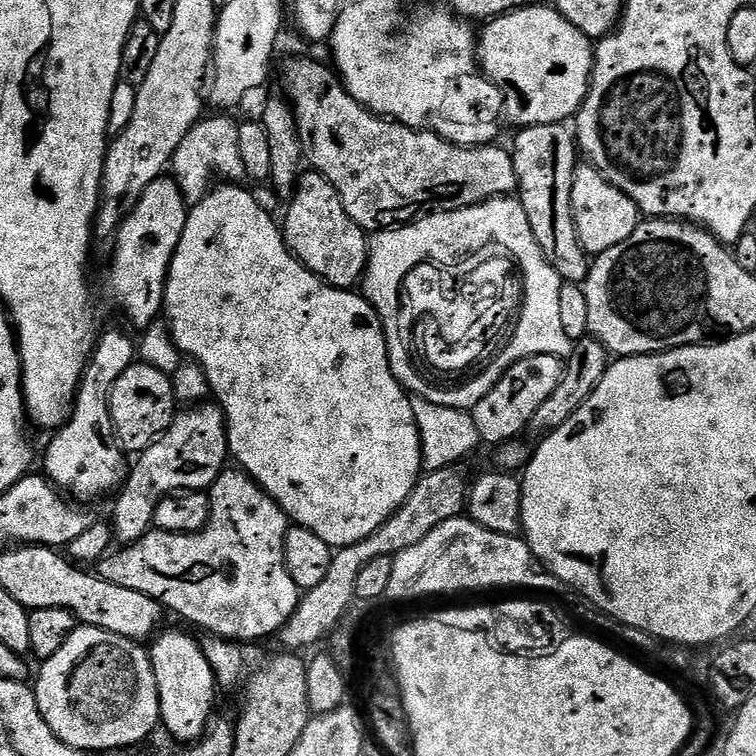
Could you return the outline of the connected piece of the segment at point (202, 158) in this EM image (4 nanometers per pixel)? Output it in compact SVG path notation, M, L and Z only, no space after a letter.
M216 114L213 120L209 118L201 119L200 123L193 126L186 138L176 151L174 161L174 179L178 187L182 190L185 202L189 206L202 202L202 198L207 192L211 192L214 187L212 179L221 176L224 182L240 182L245 179L246 173L242 166L242 150L238 150L238 130L240 124L232 121L228 114Z

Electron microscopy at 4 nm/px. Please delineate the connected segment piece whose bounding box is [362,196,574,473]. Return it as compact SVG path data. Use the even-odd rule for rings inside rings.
M499 196L482 202L478 206L459 208L453 212L425 214L415 222L393 226L371 237L368 246L368 267L365 268L362 277L362 295L364 299L372 303L372 308L378 314L384 327L392 372L412 395L414 422L418 422L425 473L442 470L446 462L464 460L476 447L481 447L482 441L478 434L478 426L474 426L474 418L468 410L475 408L478 402L482 402L482 398L486 398L486 394L490 394L492 387L503 378L510 366L514 366L522 358L530 358L538 354L561 358L572 355L574 342L566 338L566 330L562 330L562 309L558 307L561 283L560 275L552 269L550 262L542 254L534 238L534 230L530 230L530 218L526 218L526 210L516 198Z

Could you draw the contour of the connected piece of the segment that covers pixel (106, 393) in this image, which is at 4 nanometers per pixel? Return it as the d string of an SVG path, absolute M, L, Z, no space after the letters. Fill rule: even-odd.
M112 328L109 332L101 331L96 341L96 347L92 358L84 369L84 379L80 381L80 391L76 394L76 410L72 413L67 424L55 429L52 445L44 452L44 468L47 479L56 485L57 489L63 490L73 501L85 502L95 496L104 496L107 492L115 493L123 488L130 471L130 460L123 448L120 447L120 439L116 436L112 411L110 410L110 394L114 382L126 374L126 370L137 363L138 344L135 339L131 340L120 328Z

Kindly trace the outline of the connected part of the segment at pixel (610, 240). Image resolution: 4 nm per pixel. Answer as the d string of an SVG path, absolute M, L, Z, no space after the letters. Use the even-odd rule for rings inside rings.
M587 162L577 163L572 187L572 213L578 230L578 242L588 251L589 257L601 256L606 250L614 250L618 242L626 242L630 234L642 223L642 213L635 202L622 190L611 184L598 169Z

